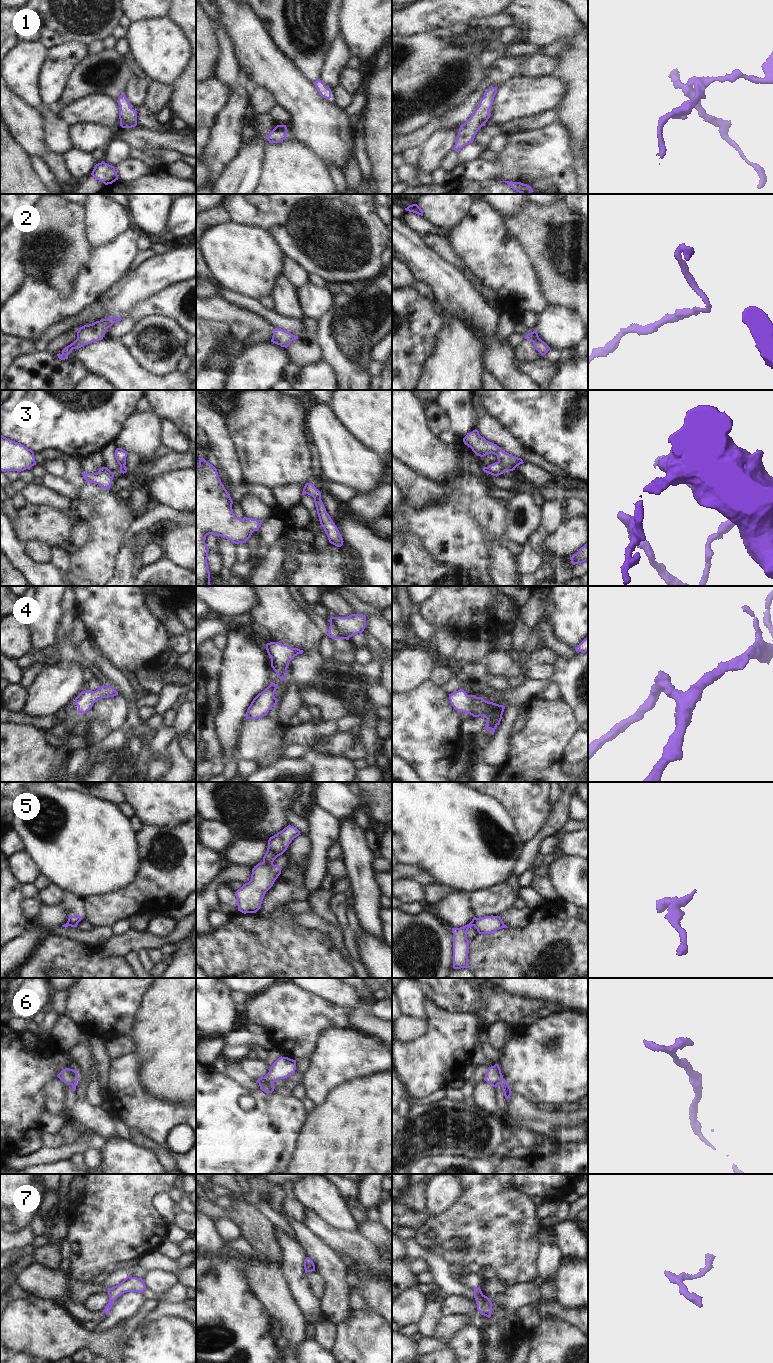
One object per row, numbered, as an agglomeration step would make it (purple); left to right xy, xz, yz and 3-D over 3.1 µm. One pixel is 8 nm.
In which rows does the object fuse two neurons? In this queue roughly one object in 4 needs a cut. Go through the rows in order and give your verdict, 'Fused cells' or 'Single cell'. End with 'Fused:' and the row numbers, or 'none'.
1: Single cell
2: Single cell
3: Fused cells
4: Single cell
5: Fused cells
6: Single cell
7: Single cell
Fused: 3, 5

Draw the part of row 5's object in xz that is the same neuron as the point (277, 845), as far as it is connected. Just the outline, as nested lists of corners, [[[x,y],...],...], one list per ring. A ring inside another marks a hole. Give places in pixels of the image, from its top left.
[[[291,825],[285,827],[268,840],[268,848],[263,857],[263,863],[267,865],[273,864],[274,860],[282,855],[288,848],[294,838],[301,835],[300,831]]]

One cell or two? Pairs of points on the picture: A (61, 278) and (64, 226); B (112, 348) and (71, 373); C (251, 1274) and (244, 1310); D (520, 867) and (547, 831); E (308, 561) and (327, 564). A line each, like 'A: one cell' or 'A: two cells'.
A: one cell
B: two cells
C: two cells
D: one cell
E: one cell

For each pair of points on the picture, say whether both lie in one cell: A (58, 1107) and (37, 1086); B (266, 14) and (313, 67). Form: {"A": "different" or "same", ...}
{"A": "different", "B": "same"}

